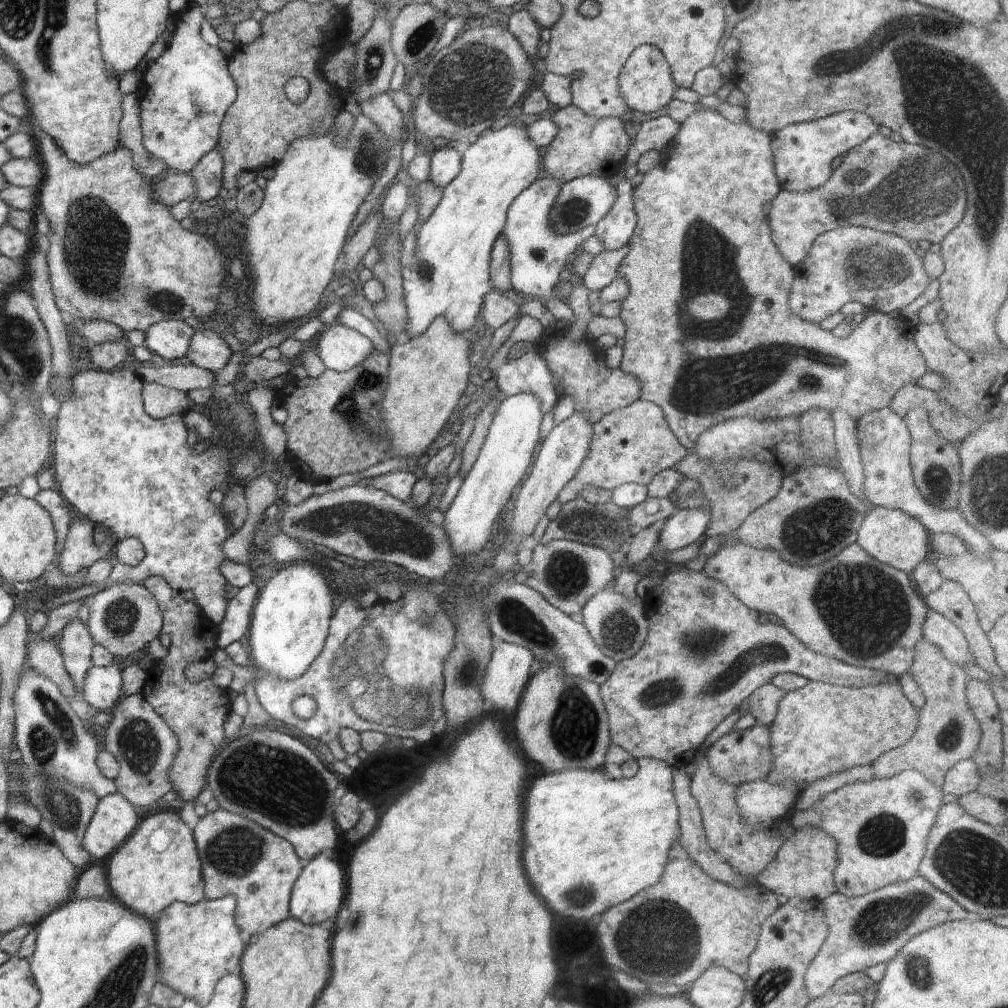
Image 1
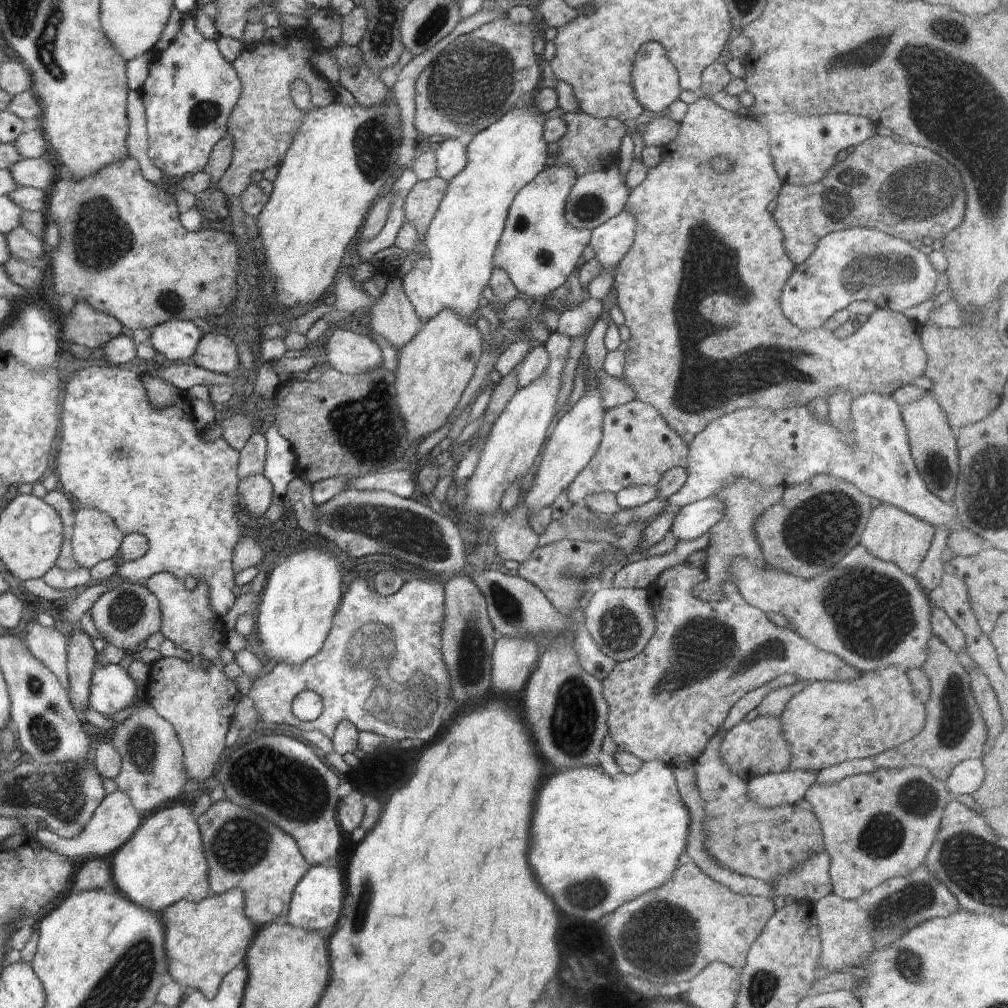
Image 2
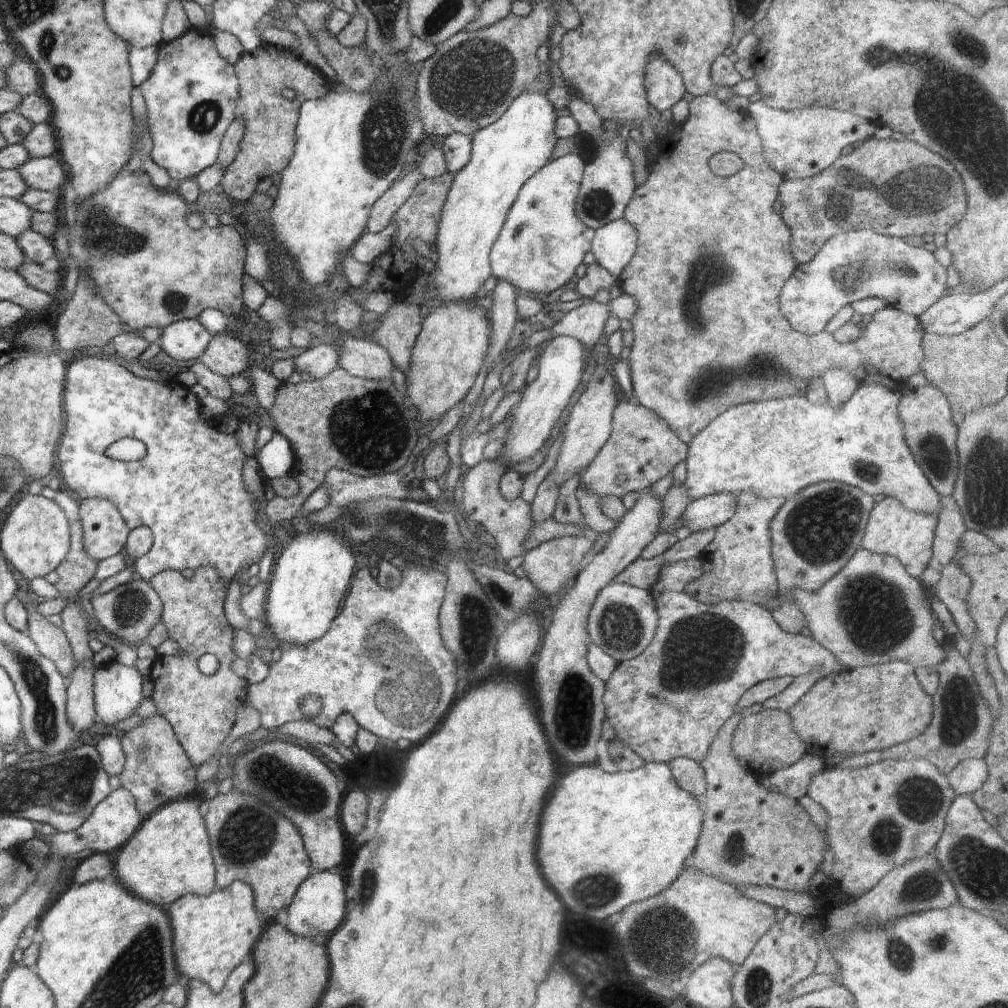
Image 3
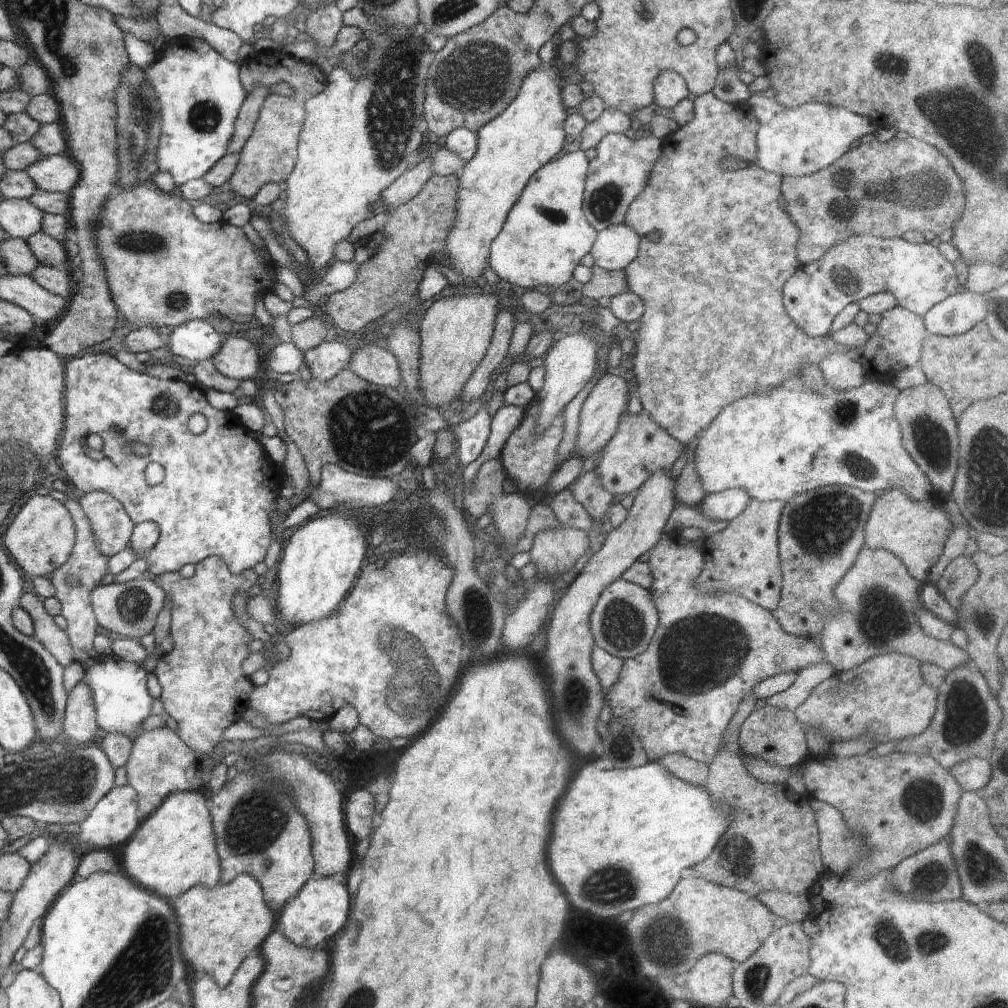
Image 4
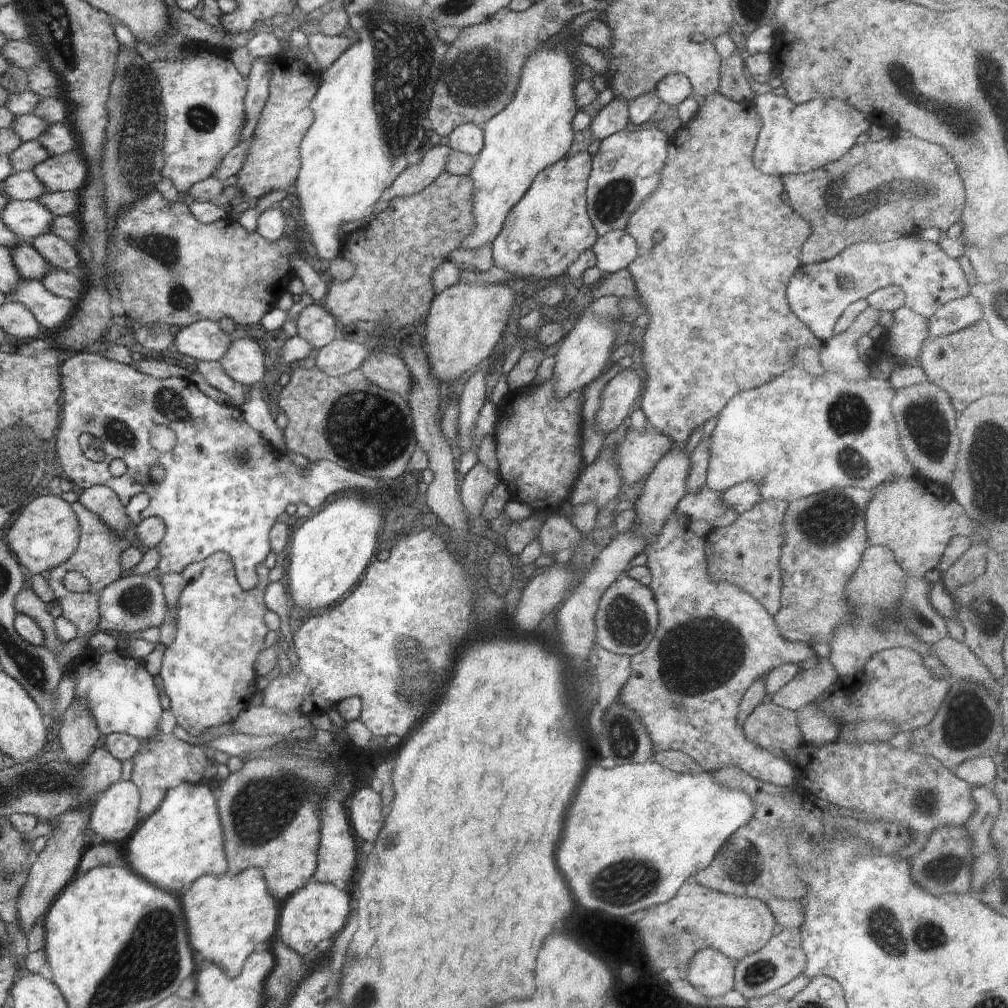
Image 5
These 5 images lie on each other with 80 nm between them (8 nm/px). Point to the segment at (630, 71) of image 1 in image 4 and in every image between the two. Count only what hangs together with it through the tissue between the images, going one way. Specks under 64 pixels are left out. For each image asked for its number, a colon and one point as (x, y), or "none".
2: (654, 79)
3: (664, 86)
4: (669, 88)

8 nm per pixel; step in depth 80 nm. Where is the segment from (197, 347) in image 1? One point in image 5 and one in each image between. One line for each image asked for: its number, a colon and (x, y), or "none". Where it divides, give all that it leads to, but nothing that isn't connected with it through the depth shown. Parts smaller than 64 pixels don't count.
2: (215, 352)
3: (225, 355)
4: (237, 358)
5: (243, 362)

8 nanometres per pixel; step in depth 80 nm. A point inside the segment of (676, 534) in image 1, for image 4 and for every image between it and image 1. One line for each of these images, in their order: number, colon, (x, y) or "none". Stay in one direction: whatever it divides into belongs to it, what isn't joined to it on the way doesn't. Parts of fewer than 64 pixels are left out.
2: (692, 520)
3: (708, 512)
4: (723, 506)

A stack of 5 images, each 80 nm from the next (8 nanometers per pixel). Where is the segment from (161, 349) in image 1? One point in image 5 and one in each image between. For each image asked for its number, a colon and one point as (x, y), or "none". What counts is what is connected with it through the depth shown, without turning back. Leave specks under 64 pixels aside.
2: (177, 339)
3: (185, 339)
4: (194, 340)
5: (204, 340)

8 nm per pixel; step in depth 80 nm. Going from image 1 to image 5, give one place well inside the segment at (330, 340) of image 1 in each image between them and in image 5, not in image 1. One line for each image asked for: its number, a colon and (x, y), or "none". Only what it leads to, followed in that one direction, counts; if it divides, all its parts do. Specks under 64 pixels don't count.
2: (350, 353)
3: (360, 357)
4: (377, 365)
5: (389, 372)

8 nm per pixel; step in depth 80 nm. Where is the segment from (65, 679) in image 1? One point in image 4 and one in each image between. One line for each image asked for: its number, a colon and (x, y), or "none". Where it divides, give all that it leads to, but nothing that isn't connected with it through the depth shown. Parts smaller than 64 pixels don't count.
2: (49, 644)
3: (51, 641)
4: (53, 638)

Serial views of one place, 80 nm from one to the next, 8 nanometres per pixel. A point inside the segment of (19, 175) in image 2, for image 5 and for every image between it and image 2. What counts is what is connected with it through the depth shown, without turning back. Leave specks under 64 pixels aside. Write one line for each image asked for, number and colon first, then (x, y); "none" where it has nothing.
3: (46, 173)
4: (59, 173)
5: (67, 172)

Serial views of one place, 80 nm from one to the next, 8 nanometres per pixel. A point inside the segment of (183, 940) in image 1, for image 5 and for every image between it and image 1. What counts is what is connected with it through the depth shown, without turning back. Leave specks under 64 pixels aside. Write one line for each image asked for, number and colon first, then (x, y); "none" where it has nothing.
2: (206, 940)
3: (211, 935)
4: (219, 927)
5: (229, 917)

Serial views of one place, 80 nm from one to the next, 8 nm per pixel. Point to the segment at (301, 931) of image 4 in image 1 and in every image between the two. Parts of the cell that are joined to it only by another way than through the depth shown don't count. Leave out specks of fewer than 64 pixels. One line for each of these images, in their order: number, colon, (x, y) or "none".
1: (318, 893)
2: (316, 902)
3: (318, 907)

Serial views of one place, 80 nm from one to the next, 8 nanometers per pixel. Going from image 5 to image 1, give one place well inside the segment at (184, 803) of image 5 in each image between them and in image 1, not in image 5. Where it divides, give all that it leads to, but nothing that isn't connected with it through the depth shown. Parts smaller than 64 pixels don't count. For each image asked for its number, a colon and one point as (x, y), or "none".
1: (159, 864)
2: (163, 862)
3: (169, 857)
4: (174, 850)

